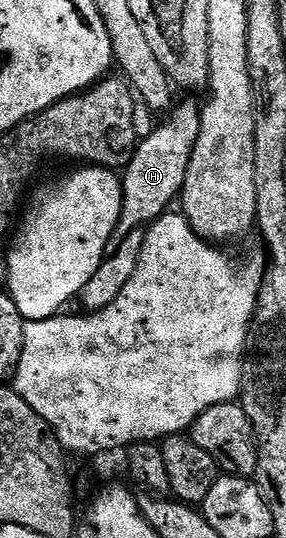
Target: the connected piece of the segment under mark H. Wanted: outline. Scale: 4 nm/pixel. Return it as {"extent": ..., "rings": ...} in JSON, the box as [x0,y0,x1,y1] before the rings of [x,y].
{"extent":[106,101,201,256],"rings":[[[193,101],[178,102],[168,114],[165,125],[158,124],[154,131],[144,136],[138,144],[132,161],[125,168],[122,176],[124,189],[123,209],[120,211],[120,220],[116,223],[112,236],[108,238],[106,256],[114,256],[119,251],[123,241],[132,232],[147,227],[154,220],[160,219],[172,201],[180,196],[185,184],[187,166],[195,141],[198,140],[199,125],[201,124],[200,104]]]}

